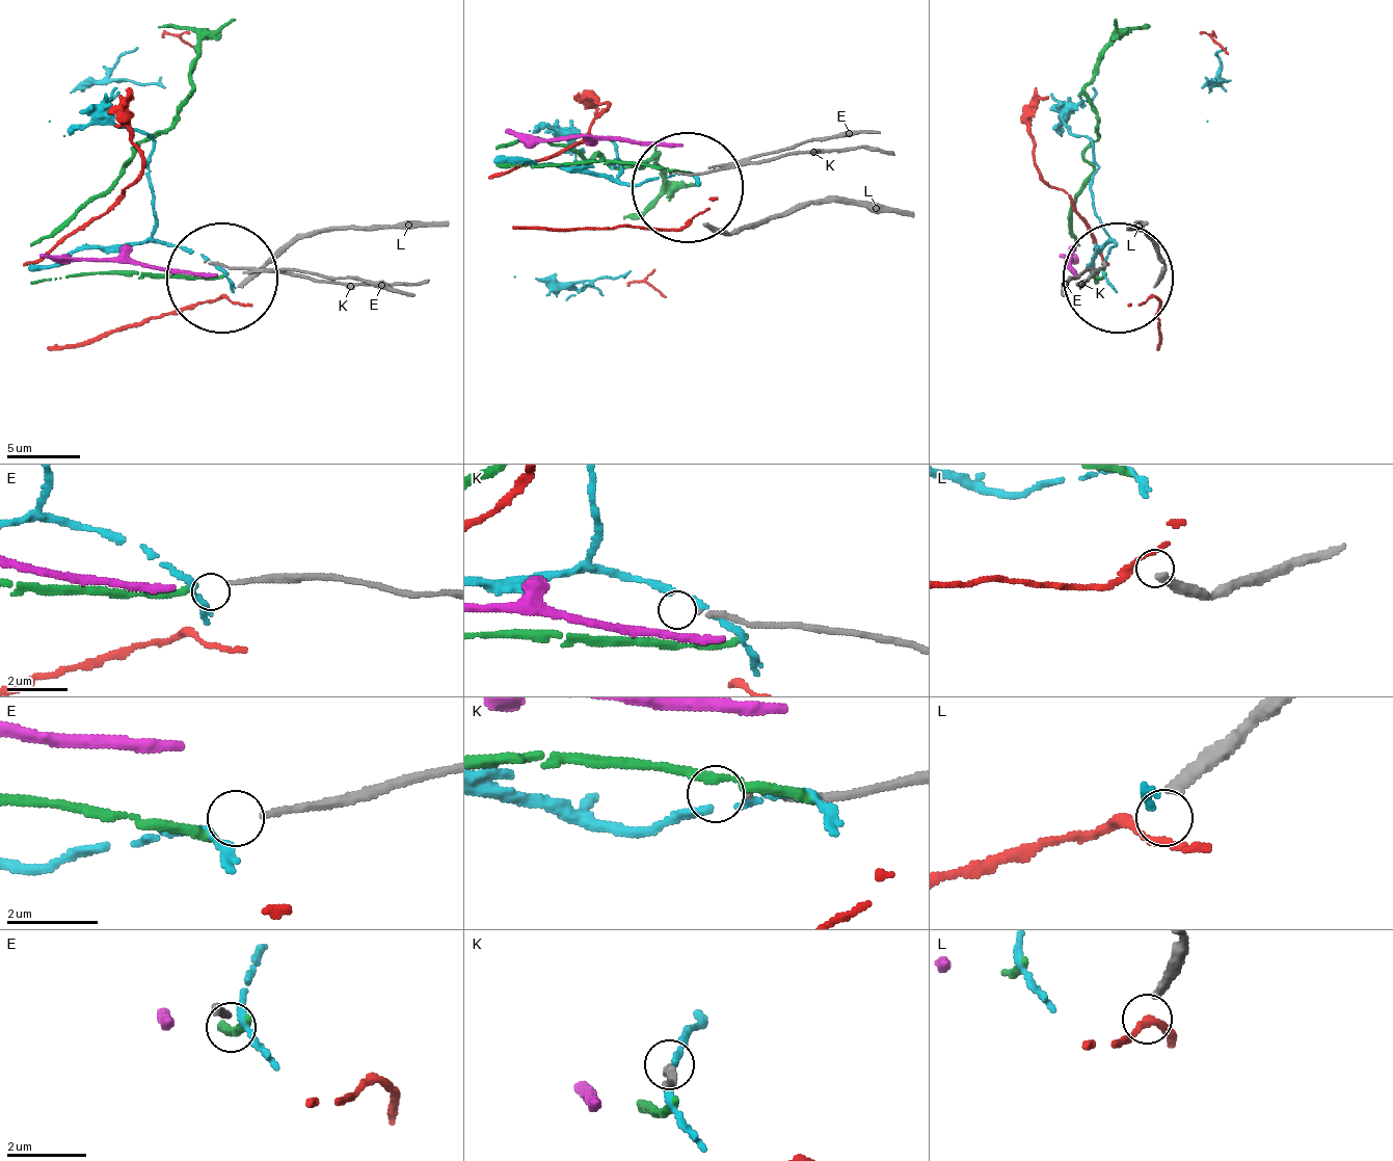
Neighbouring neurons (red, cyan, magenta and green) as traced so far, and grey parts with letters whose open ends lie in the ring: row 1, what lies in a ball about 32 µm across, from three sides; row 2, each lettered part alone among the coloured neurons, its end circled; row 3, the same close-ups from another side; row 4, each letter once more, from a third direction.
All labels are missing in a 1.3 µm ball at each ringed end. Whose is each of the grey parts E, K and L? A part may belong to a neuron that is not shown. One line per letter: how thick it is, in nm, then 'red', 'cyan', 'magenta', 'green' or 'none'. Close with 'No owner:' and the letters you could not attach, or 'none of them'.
E: calibre 130 nm; none
K: calibre 140 nm; none
L: calibre 260 nm; none
No owner: E, K, L

